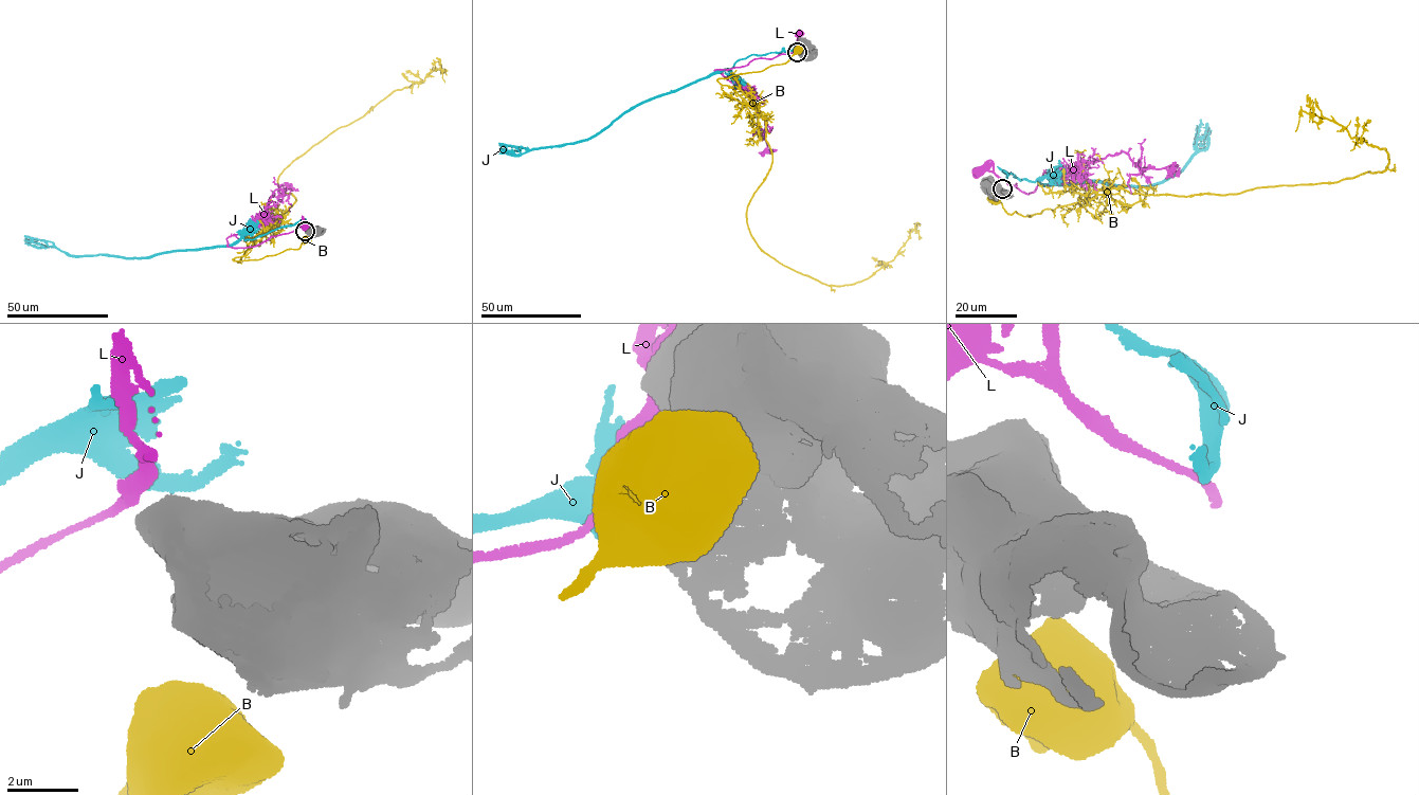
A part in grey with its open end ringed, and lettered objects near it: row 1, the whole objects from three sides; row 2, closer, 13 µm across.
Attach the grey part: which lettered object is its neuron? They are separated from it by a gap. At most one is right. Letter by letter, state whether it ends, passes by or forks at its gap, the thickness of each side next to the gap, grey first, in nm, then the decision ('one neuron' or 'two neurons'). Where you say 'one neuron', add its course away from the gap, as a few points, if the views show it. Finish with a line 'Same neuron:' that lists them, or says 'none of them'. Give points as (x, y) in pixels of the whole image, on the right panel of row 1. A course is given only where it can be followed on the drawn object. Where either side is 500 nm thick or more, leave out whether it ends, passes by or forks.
B: calibres 170 and 1050 nm; two neurons
J: it passes by; calibres 170 and 300 nm; two neurons
L: it passes by; calibres 170 and 200 nm; two neurons
Same neuron: none of them

